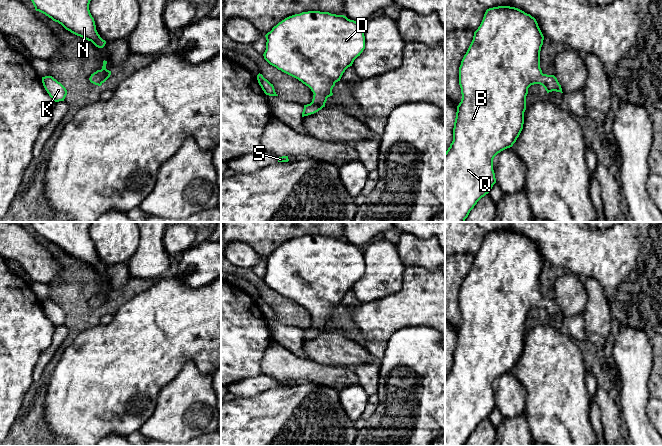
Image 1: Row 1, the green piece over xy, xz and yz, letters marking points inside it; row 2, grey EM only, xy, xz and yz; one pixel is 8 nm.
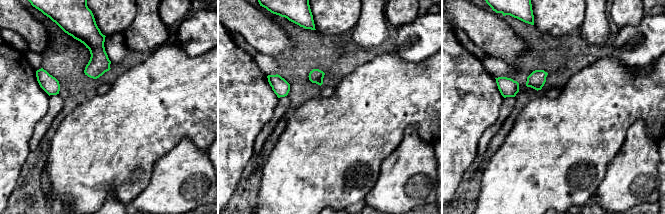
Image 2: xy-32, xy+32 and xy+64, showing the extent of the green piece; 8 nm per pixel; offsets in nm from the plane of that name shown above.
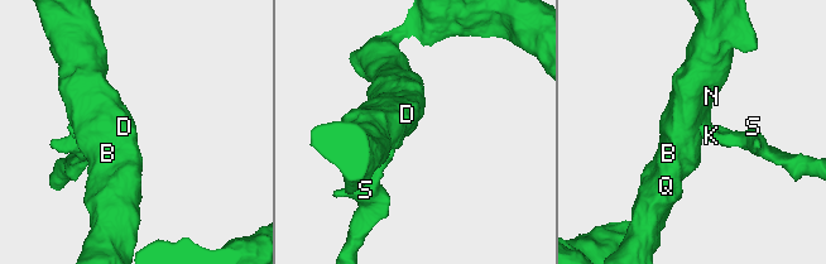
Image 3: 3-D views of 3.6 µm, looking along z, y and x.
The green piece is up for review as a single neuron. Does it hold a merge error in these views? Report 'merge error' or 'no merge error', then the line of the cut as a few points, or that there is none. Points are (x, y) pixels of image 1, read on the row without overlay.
no merge error; no cut

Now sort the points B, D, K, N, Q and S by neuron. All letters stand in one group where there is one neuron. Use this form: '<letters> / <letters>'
B D K N Q S

